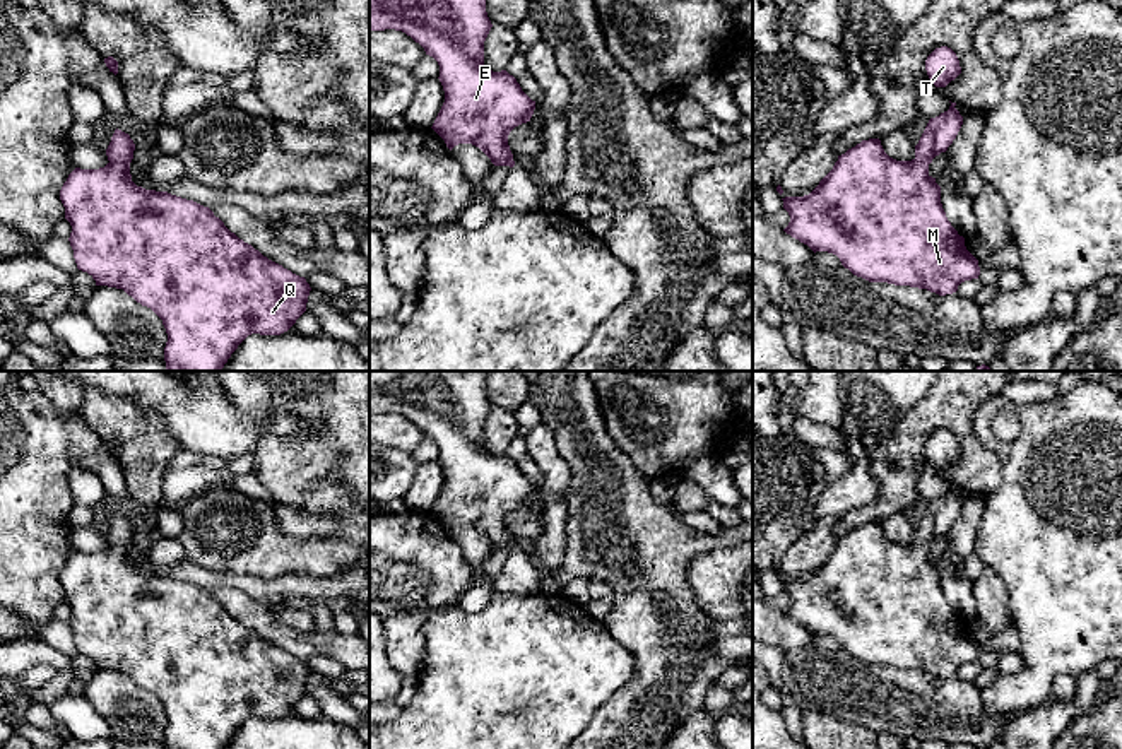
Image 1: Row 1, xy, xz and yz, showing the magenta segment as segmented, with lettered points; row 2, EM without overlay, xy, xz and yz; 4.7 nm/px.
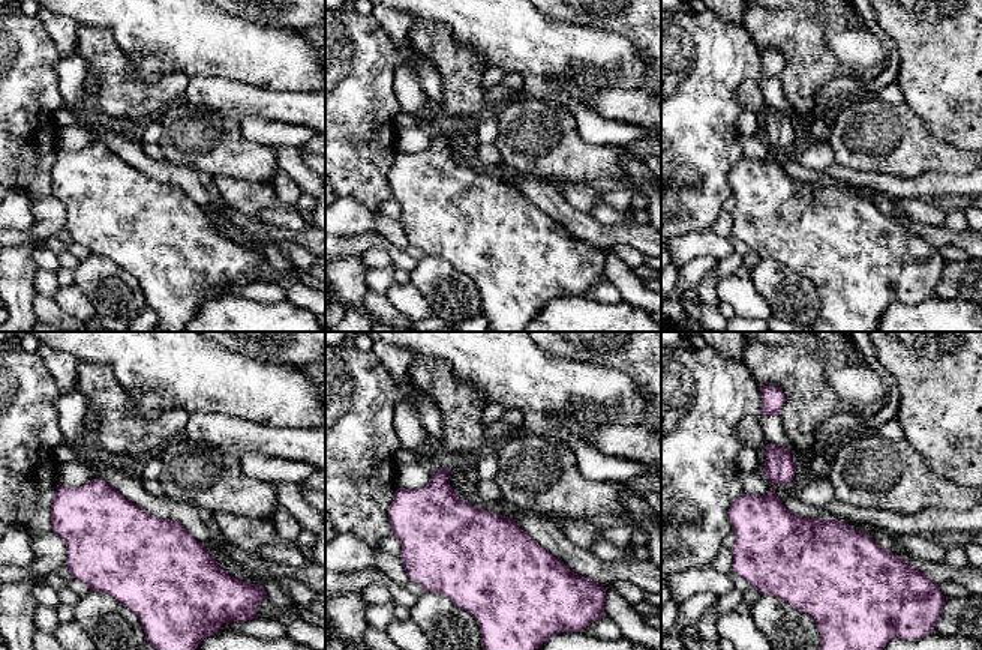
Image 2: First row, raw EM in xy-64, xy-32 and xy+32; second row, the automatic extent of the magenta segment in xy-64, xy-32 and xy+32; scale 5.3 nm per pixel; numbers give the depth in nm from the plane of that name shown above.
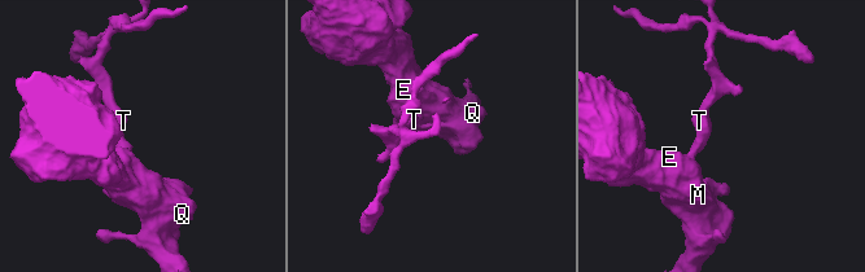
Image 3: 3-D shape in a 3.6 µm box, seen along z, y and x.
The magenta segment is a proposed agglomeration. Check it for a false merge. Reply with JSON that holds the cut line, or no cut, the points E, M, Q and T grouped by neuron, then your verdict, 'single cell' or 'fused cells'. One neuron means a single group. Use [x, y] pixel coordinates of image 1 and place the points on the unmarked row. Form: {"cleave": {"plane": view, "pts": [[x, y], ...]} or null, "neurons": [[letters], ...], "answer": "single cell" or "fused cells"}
{"cleave": null, "neurons": [["E", "M", "Q", "T"]], "answer": "single cell"}

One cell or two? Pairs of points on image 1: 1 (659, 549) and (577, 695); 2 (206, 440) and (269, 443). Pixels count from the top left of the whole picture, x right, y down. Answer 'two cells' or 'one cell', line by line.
1: two cells
2: two cells

